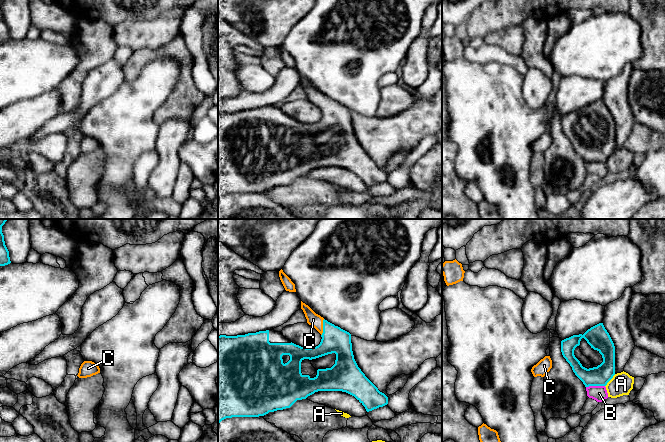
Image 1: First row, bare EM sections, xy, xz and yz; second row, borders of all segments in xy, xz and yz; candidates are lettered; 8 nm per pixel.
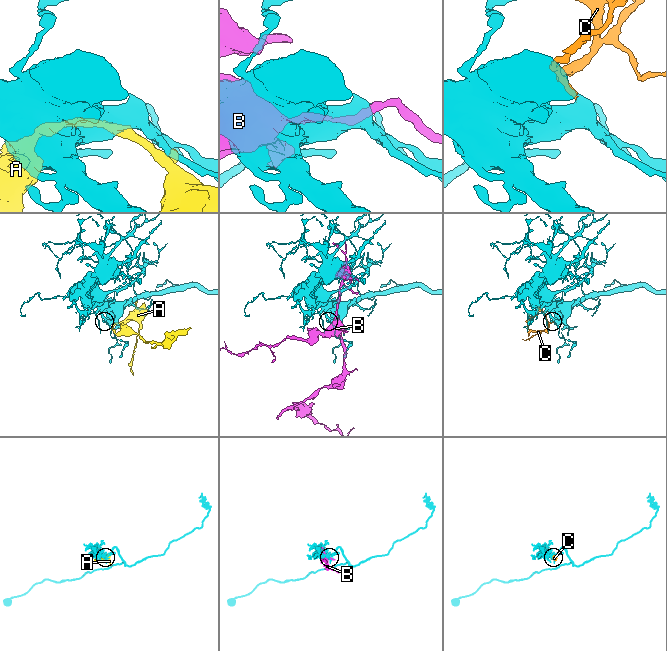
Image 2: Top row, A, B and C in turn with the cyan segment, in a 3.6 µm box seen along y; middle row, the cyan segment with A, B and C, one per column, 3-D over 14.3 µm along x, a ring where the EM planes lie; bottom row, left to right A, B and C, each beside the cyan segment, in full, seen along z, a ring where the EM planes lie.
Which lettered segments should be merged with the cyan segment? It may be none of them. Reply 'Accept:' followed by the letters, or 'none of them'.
Accept: C

